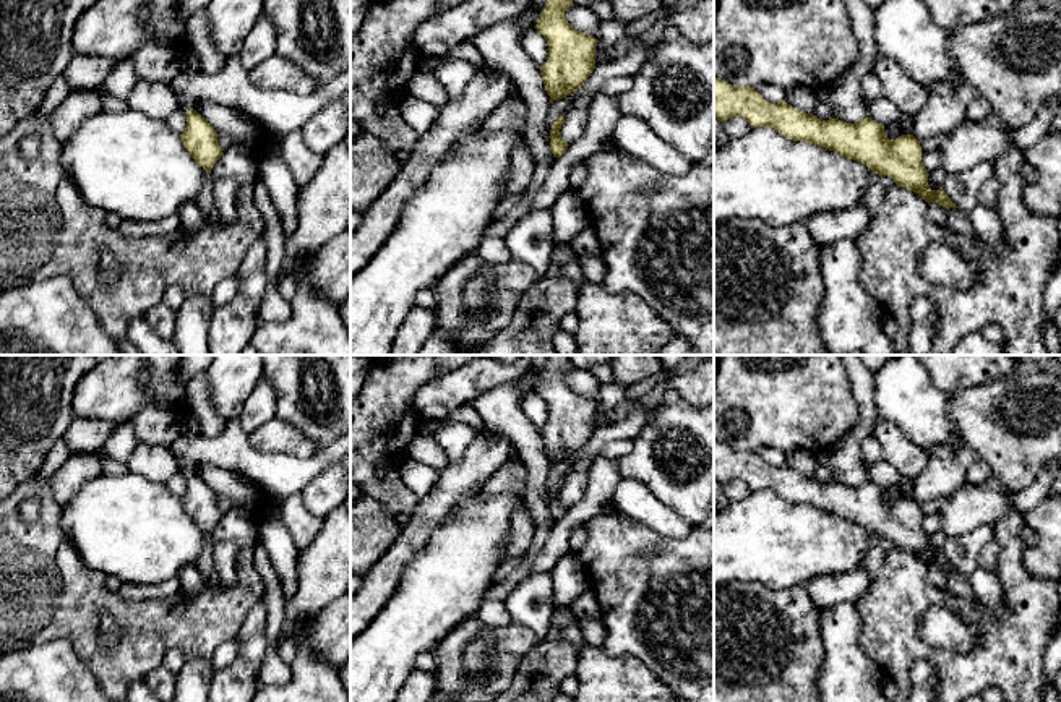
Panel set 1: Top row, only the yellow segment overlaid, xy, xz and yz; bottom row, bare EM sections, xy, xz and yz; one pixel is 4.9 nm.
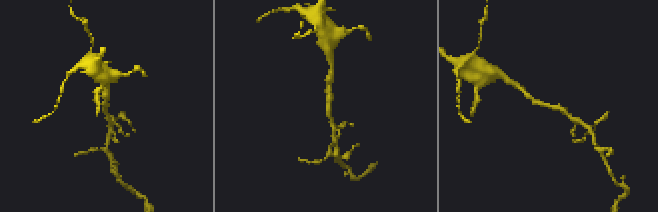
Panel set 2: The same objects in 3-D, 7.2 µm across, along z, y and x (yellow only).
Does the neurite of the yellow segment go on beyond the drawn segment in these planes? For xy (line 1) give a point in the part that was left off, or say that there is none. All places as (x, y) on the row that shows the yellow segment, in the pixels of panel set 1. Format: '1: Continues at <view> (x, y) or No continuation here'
1: No continuation here

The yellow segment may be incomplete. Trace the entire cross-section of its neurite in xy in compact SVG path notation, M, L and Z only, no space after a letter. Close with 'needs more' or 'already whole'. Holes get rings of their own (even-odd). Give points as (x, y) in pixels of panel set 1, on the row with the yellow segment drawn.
M190 109L187 112L187 128L180 138L195 162L206 172L211 172L214 164L221 159L222 149L217 143L217 131L208 120Z; already whole

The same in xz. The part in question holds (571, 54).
M547 0L534 26L548 45L548 60L540 66L550 102L579 89L595 68L597 39L576 31L565 18L573 0Z; already whole

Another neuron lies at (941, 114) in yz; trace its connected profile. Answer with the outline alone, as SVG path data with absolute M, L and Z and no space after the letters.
M956 84L949 96L930 92L925 105L913 115L912 135L928 139L941 133L951 133L965 120L969 104L980 97L980 92L970 84Z

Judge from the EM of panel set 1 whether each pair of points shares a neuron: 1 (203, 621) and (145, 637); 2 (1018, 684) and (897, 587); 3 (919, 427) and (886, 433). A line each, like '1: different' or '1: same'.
1: same
2: same
3: different

